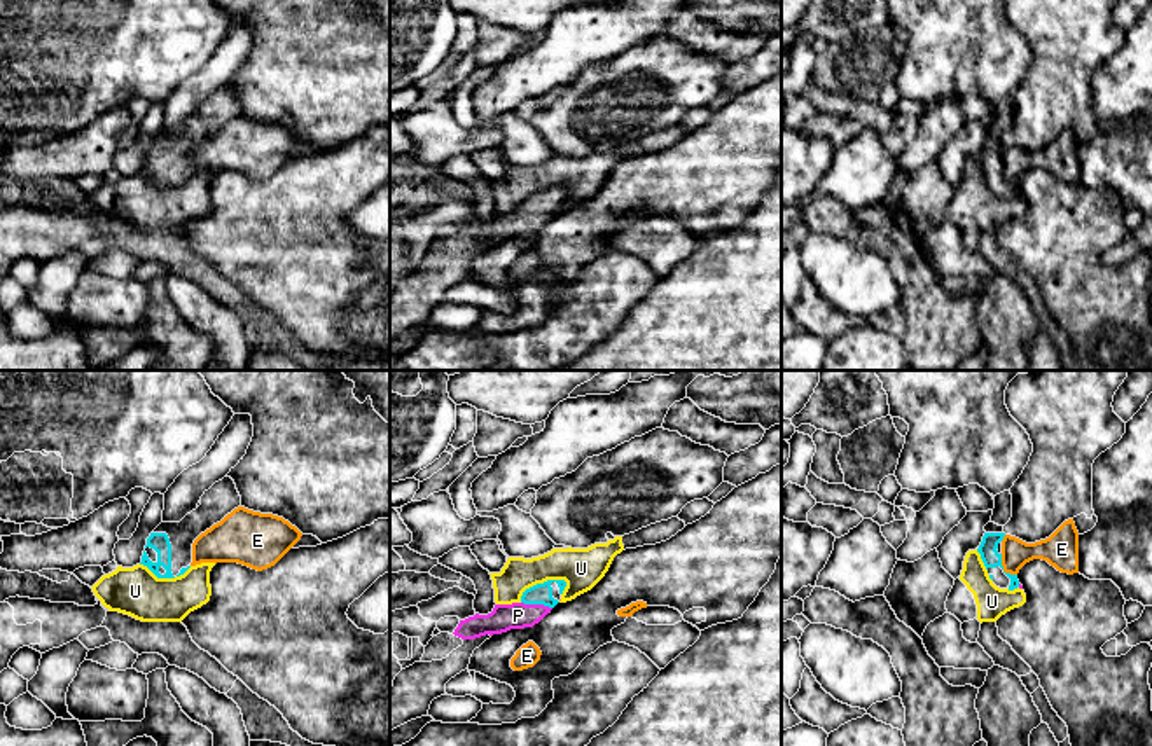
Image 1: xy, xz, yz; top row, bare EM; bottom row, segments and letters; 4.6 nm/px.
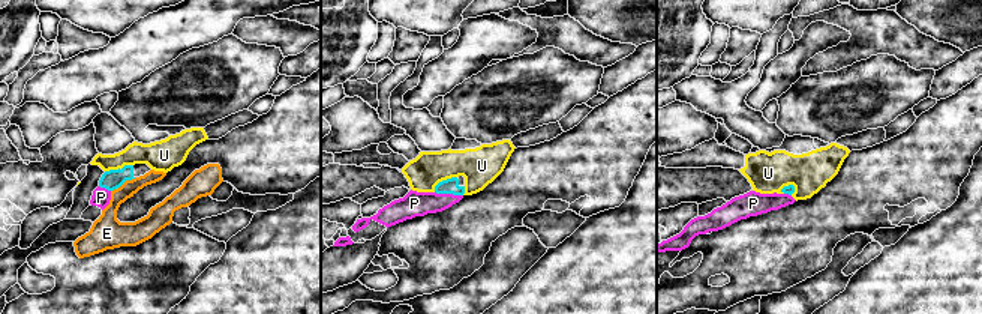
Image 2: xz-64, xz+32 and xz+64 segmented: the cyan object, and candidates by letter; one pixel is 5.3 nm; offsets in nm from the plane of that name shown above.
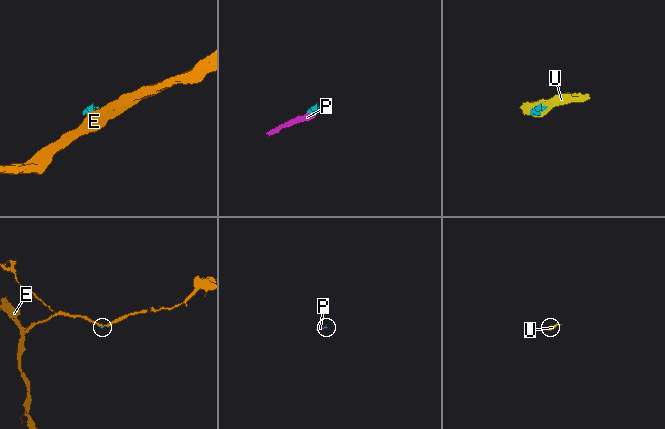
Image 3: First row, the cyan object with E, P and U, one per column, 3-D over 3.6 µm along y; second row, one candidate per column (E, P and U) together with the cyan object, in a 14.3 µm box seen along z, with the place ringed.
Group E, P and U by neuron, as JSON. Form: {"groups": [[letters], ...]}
{"groups": [["E"], ["P"], ["U"]]}

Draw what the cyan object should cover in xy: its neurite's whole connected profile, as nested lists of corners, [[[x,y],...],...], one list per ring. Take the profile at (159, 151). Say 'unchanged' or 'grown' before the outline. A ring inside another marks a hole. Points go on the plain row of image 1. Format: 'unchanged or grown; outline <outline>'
grown; outline [[[224,86],[205,100],[201,114],[180,131],[161,131],[150,142],[140,173],[157,187],[184,183],[192,171],[194,149],[238,115],[241,115],[241,105],[236,93],[231,86]]]

